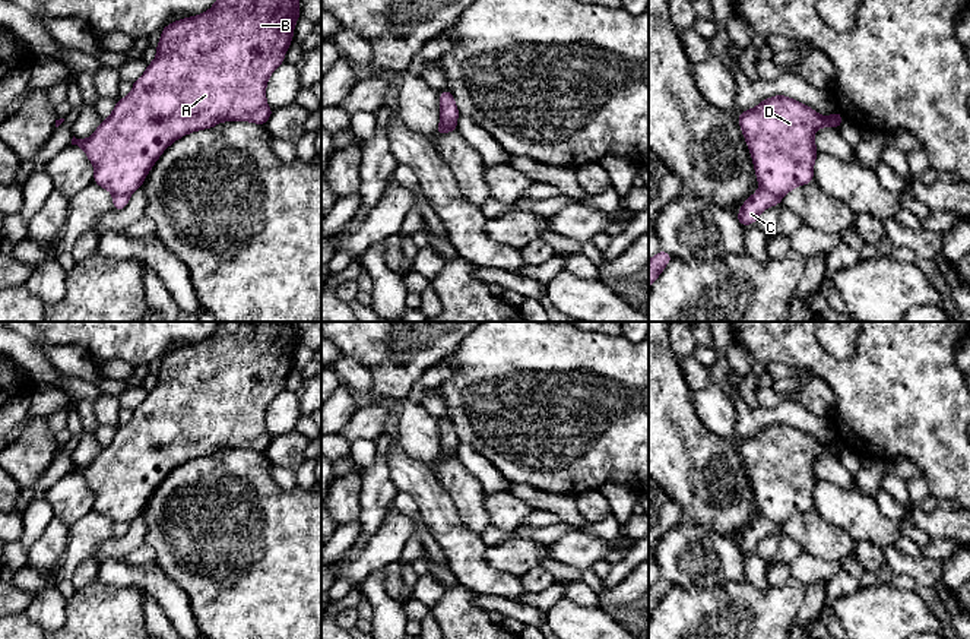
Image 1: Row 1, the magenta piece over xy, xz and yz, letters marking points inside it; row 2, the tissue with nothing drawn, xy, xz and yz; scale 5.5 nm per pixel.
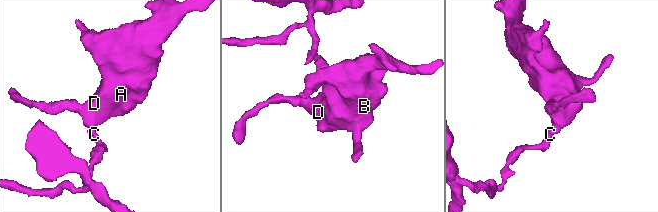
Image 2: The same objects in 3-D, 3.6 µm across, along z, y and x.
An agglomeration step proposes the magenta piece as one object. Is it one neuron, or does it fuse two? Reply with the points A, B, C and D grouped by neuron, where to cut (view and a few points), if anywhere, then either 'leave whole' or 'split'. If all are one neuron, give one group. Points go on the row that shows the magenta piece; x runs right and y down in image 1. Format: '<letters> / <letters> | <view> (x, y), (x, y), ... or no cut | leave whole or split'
A B D / C | yz (760, 187), (780, 198) | split

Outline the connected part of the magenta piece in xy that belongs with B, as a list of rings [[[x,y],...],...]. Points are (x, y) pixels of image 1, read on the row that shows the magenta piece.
[[[216,0],[207,12],[165,26],[155,60],[133,82],[131,92],[117,101],[111,116],[99,123],[91,137],[72,139],[72,145],[82,148],[92,162],[93,181],[112,194],[130,196],[140,189],[162,152],[187,133],[212,129],[222,121],[266,124],[273,111],[266,101],[266,85],[285,60],[298,19],[299,0]]]

